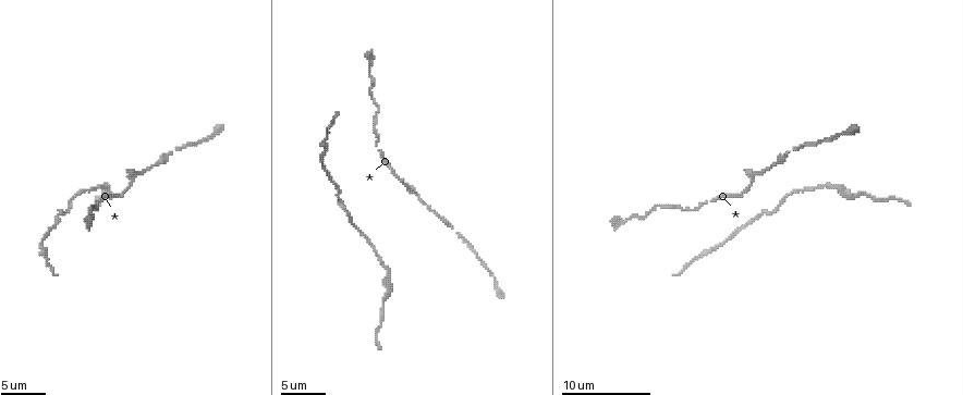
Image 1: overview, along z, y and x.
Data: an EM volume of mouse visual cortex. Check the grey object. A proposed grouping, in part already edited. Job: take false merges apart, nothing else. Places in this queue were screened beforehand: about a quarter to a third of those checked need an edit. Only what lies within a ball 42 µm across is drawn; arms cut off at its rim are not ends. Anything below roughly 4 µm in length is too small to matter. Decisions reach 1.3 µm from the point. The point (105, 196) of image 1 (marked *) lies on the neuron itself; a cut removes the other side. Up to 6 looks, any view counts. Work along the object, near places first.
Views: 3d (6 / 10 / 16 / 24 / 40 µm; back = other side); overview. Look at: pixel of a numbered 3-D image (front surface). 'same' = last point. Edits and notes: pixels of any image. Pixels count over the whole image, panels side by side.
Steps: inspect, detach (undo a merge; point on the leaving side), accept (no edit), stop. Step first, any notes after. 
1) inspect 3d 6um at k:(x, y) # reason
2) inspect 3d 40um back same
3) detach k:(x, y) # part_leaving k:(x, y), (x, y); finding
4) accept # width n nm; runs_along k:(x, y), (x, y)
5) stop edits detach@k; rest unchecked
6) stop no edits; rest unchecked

inspect 3d 6um at 1:(418, 197) # sudden change in width

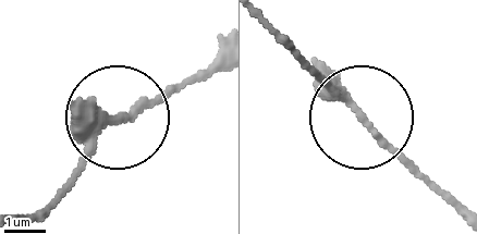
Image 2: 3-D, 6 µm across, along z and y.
accept # continuous, no second neuron

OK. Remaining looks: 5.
inspect 3d 16um at 1:(339, 192)

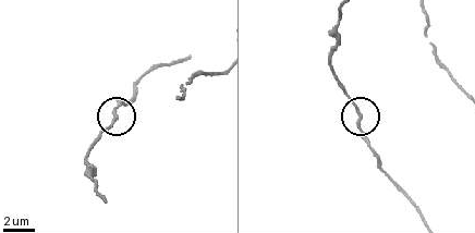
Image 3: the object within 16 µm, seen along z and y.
accept # side_arm 12 um; all the same neuron

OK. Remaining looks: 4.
inspect 3d 10um at 1:(853, 196) # sudden change in width

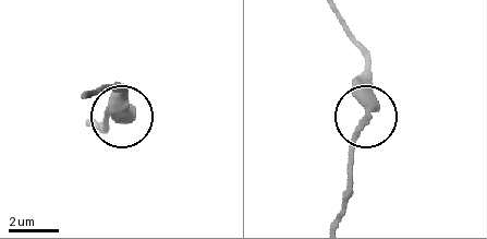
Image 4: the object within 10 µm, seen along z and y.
inspect 3d 10um back at 4:(364, 120) # other side

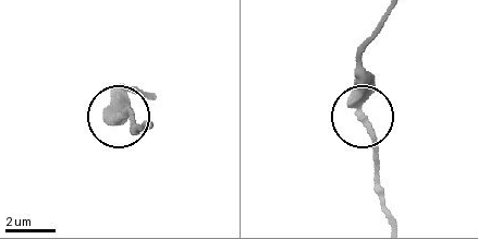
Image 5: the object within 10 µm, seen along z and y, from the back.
detach 5:(132, 121) # part_leaving 5:(370, 135), (384, 215); a second neuron is stuck on

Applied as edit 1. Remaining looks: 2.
stop edits detach@5; rest unchecked

